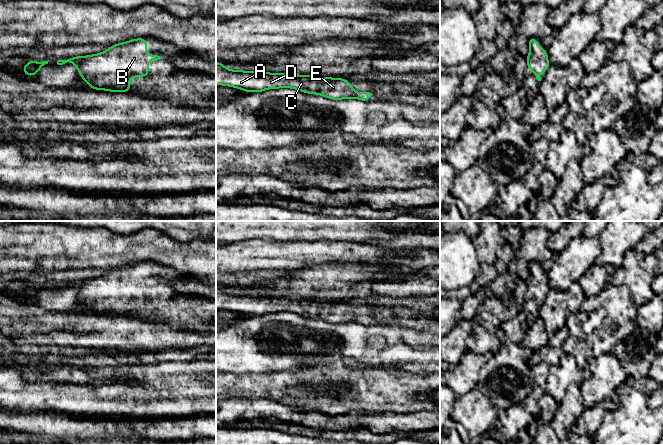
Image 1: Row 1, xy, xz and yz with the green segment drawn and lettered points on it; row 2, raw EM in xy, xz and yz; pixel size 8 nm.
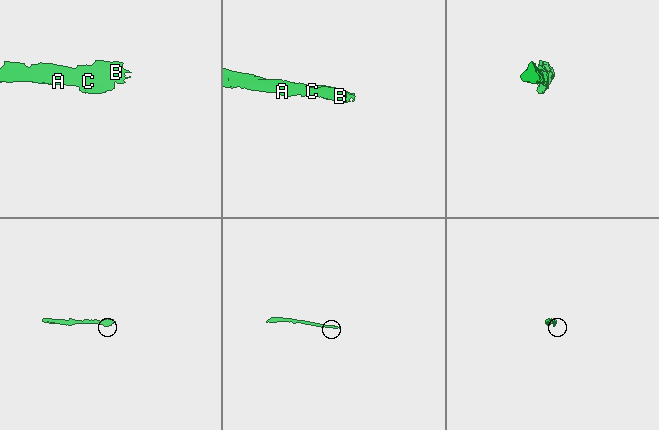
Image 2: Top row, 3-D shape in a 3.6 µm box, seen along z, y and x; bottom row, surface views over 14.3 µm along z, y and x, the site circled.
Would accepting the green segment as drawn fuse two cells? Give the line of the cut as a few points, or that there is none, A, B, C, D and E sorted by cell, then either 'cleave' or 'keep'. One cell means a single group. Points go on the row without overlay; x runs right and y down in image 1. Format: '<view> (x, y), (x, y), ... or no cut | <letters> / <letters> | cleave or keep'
no cut | A B C D E | keep

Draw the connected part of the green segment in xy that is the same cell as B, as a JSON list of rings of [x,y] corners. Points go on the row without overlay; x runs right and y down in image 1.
[[[136,262],[98,278],[56,283],[54,290],[73,287],[93,314],[130,316],[130,303],[148,300],[149,285],[160,283],[163,282],[147,277],[147,262]]]

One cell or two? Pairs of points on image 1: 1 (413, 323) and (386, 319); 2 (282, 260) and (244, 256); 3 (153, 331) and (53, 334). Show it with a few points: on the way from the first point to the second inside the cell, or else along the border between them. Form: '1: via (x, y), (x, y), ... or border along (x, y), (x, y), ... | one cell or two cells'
1: via (406, 319), (393, 319) | one cell
2: via (273, 255), (253, 255) | one cell
3: via (128, 334), (78, 334) | one cell

